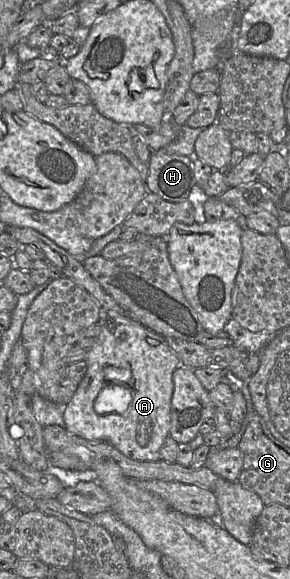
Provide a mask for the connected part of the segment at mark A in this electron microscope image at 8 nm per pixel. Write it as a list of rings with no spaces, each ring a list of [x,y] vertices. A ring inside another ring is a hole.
[[[105,314],[105,319],[101,323],[101,333],[98,341],[88,350],[88,355],[86,358],[87,363],[87,372],[84,379],[78,385],[78,388],[66,405],[64,411],[64,428],[81,438],[84,438],[89,441],[95,442],[107,442],[113,445],[126,457],[137,460],[137,461],[158,461],[161,459],[161,448],[168,436],[170,436],[170,427],[171,427],[171,400],[174,391],[173,383],[173,373],[177,367],[181,365],[179,357],[174,353],[174,351],[167,344],[165,339],[159,334],[151,331],[141,323],[132,319],[128,315],[107,315]],[[107,366],[115,366],[120,368],[129,368],[133,374],[133,384],[129,387],[122,384],[107,384],[104,378],[104,370]]]

